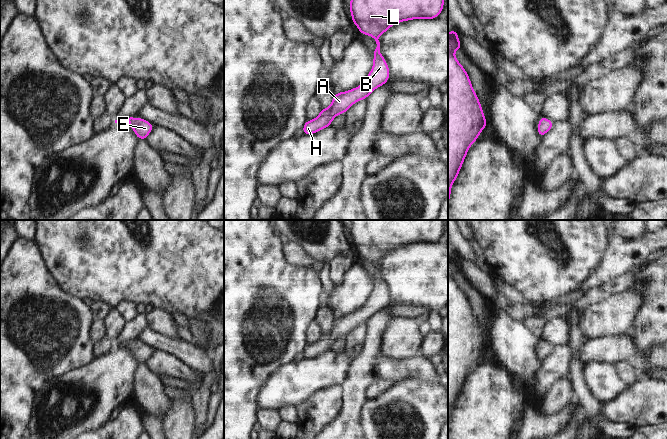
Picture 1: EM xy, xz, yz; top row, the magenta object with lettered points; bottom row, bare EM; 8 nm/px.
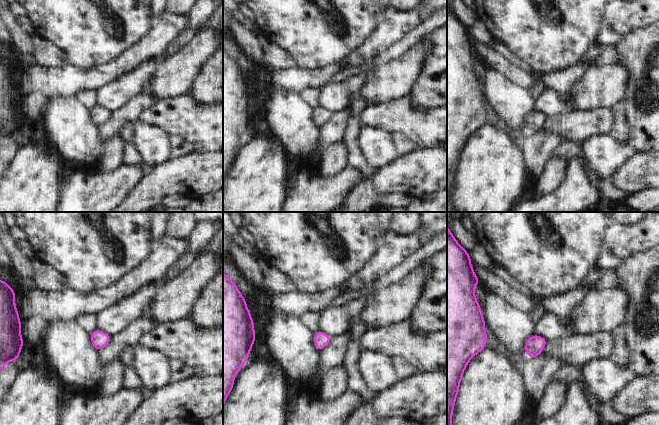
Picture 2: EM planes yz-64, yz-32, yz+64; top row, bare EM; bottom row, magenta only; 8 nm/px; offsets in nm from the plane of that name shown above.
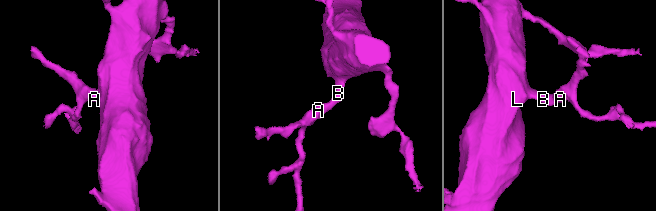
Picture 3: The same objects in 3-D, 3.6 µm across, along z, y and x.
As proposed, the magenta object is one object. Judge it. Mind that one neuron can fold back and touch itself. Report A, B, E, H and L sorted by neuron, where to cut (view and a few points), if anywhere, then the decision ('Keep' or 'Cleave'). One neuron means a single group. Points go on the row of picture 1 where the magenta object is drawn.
Groups: A B E H L. No split. Keep

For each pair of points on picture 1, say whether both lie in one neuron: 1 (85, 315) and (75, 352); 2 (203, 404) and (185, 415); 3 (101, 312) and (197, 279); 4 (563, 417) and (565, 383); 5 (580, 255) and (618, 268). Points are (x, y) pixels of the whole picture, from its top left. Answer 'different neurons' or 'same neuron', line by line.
1: same neuron
2: different neurons
3: different neurons
4: different neurons
5: different neurons

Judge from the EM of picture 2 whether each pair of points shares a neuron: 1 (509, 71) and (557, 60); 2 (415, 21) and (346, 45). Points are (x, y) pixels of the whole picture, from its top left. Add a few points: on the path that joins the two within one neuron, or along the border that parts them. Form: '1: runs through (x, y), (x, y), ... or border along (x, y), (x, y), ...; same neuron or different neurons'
1: border along (519, 62), (525, 68); different neurons
2: border along (379, 16), (375, 30), (351, 53); different neurons

